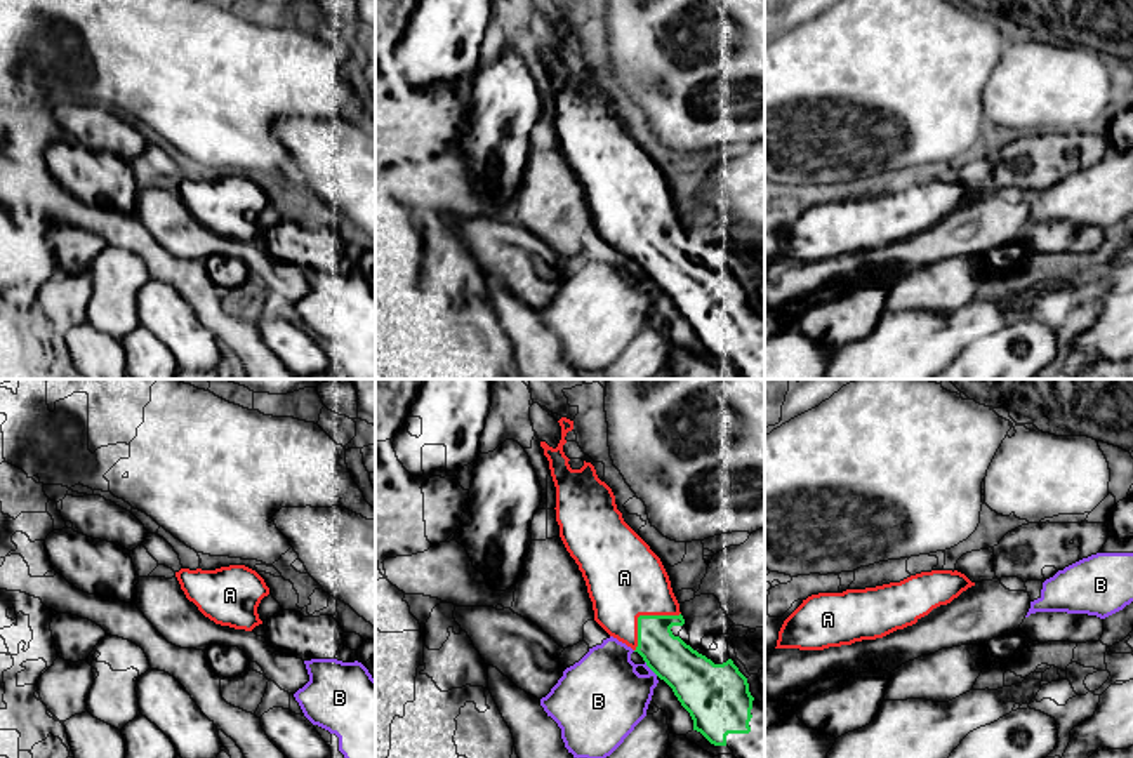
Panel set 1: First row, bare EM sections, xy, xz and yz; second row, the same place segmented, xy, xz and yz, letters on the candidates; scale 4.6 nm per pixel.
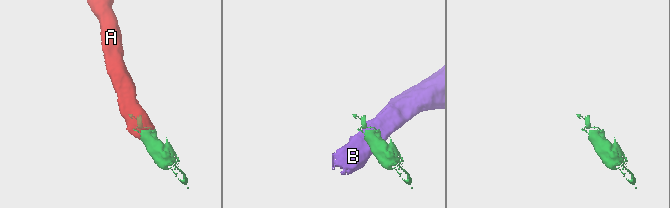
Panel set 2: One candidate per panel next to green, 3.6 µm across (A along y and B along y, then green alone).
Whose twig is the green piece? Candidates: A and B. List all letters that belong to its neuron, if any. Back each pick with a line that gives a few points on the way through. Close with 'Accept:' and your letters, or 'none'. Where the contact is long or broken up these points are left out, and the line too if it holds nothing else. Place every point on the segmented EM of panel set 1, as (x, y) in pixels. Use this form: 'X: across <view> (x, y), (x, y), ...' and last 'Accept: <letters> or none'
Accept: A

